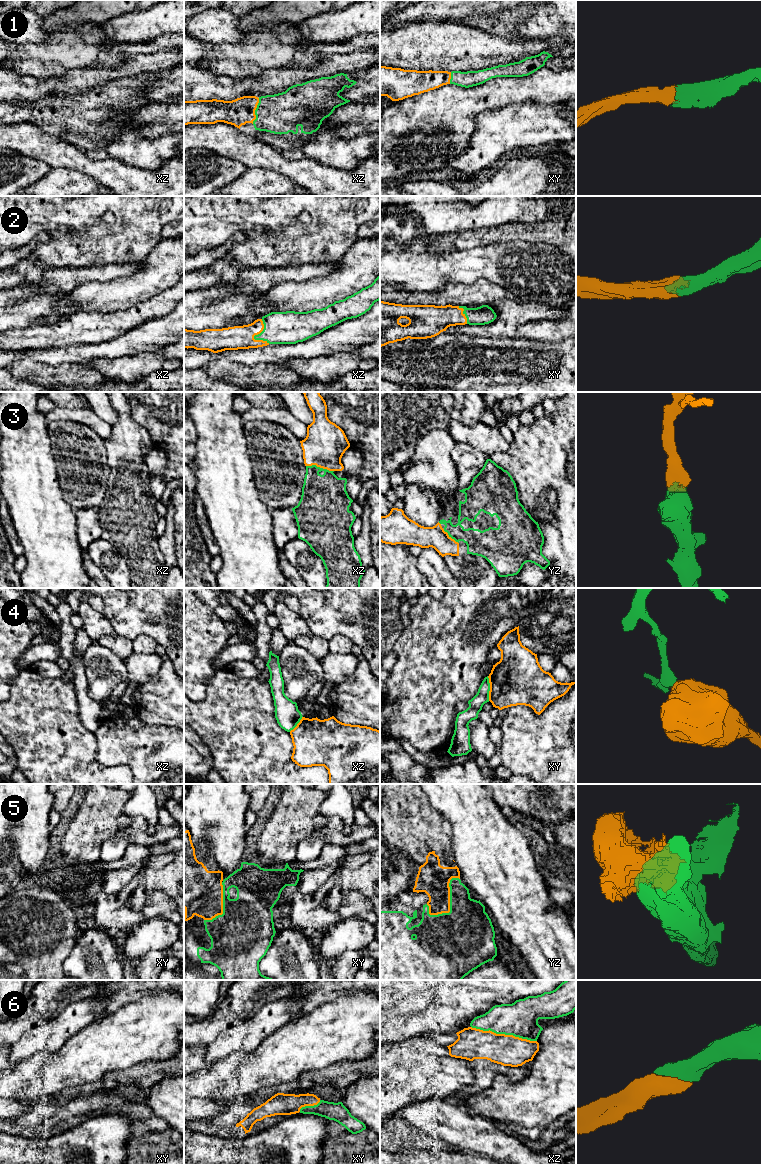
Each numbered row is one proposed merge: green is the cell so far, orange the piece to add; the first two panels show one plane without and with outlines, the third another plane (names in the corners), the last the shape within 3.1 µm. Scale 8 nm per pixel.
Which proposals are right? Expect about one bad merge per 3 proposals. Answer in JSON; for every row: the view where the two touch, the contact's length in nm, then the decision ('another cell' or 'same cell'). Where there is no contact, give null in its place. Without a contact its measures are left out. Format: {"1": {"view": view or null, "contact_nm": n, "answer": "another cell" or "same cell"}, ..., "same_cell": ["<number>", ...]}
{"1": {"view": "xz", "contact_nm": 220, "answer": "same cell"}, "2": {"view": "xz", "contact_nm": 220, "answer": "same cell"}, "3": {"view": "xz", "contact_nm": 220, "answer": "same cell"}, "4": {"view": "xy", "contact_nm": 200, "answer": "another cell"}, "5": {"view": "yz", "contact_nm": 380, "answer": "another cell"}, "6": {"view": "xz", "contact_nm": 550, "answer": "same cell"}, "same_cell": ["1", "2", "3", "6"]}

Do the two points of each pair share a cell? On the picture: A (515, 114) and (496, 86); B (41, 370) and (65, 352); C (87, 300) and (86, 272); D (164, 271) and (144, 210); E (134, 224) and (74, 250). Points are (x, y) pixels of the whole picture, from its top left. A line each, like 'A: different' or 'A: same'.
A: different
B: different
C: different
D: different
E: same

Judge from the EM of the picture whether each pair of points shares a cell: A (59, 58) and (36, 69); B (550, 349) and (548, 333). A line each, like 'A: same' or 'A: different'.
A: same
B: different

